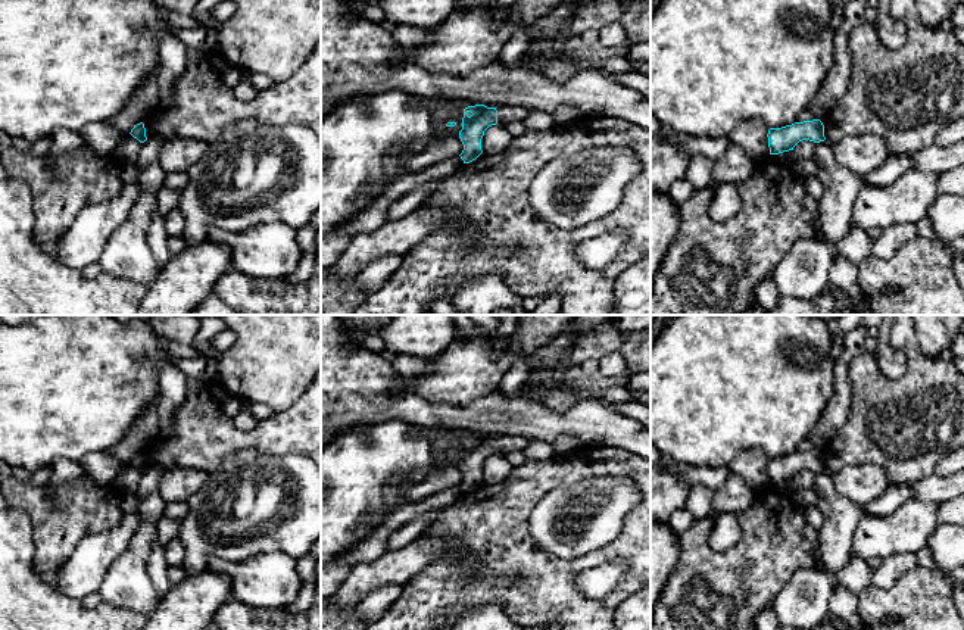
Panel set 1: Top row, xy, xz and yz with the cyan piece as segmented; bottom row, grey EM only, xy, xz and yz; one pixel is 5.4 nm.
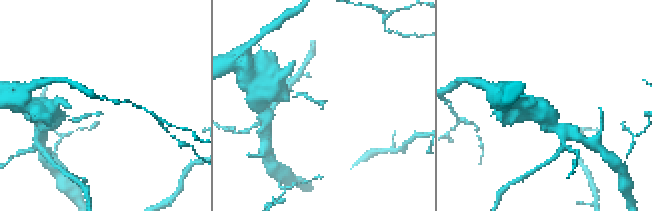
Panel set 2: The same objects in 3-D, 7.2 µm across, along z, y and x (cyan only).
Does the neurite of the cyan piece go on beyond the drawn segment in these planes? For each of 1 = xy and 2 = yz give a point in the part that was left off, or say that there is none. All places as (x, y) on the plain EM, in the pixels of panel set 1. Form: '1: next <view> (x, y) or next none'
1: next none
2: next none

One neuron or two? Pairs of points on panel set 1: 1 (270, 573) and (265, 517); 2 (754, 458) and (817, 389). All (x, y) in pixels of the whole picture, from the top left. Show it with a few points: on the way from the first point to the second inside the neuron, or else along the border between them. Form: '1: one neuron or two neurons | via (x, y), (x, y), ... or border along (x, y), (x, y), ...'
1: two neurons | border along (296, 557), (278, 552), (259, 552), (234, 563)
2: two neurons | border along (768, 458), (760, 449), (743, 449), (729, 464)

